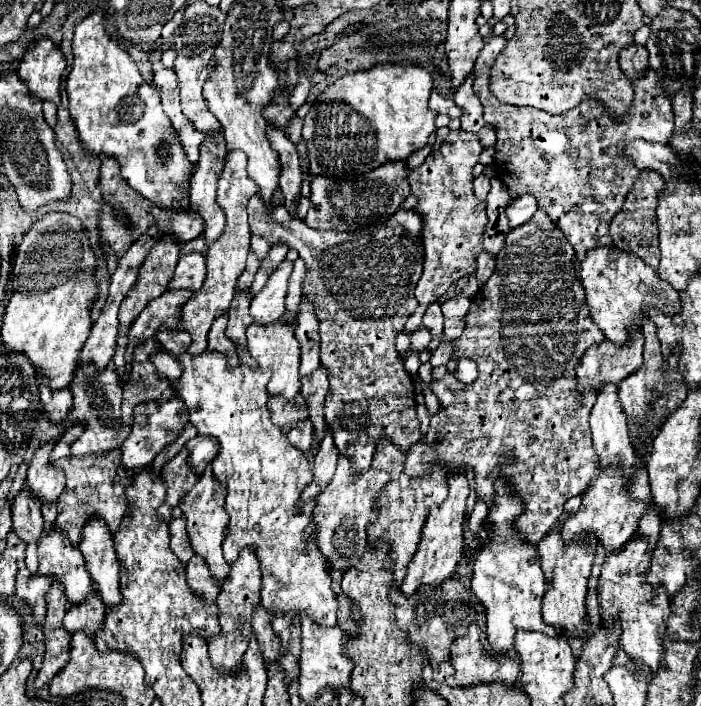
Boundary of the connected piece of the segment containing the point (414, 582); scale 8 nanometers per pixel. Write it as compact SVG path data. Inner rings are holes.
M452 472L448 476L448 490L450 492L448 492L448 498L444 500L444 504L432 508L428 514L428 522L422 530L420 546L408 564L408 574L400 586L404 596L412 596L420 586L432 586L438 590L444 580L454 576L456 566L462 558L462 550L464 550L462 524L464 524L464 516L466 516L466 498L470 494L468 478L460 472Z

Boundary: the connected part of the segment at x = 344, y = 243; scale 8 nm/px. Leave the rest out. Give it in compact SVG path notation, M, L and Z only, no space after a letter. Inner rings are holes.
M254 194L248 200L250 232L266 238L270 244L286 244L294 248L306 262L306 278L302 284L302 296L314 304L316 318L320 322L322 352L320 362L328 370L330 392L326 402L326 424L334 436L334 444L340 456L352 462L356 474L370 470L376 444L390 438L400 450L408 450L422 438L420 422L416 416L416 394L412 376L404 370L404 358L396 352L394 340L400 326L406 324L408 316L416 310L414 298L416 282L422 274L424 248L420 246L420 216L414 210L398 210L384 222L376 222L354 232L318 232L308 228L302 220L292 218L284 206L266 212L260 196ZM354 314L388 314L382 318L362 318Z

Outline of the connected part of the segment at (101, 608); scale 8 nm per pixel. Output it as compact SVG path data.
M94 592L84 606L72 606L66 616L64 616L64 630L74 634L74 632L84 632L90 638L96 638L98 632L104 630L104 616L106 616L106 606L100 602L100 596Z

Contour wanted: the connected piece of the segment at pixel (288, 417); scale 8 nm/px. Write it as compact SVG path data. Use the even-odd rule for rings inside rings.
M270 398L268 400L268 410L270 410L270 420L278 428L286 428L288 424L306 418L308 410L298 410L292 402L284 402L284 398Z

